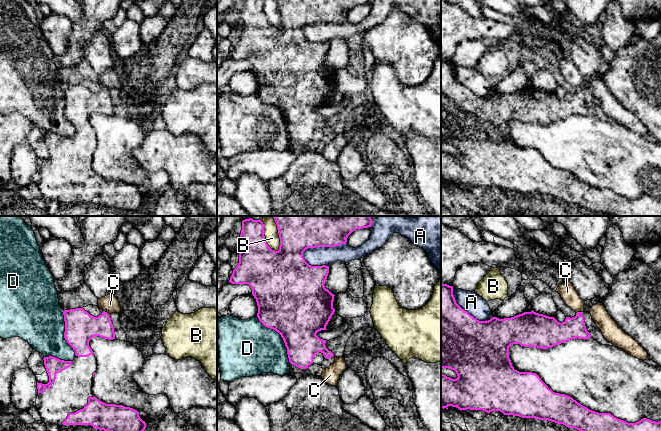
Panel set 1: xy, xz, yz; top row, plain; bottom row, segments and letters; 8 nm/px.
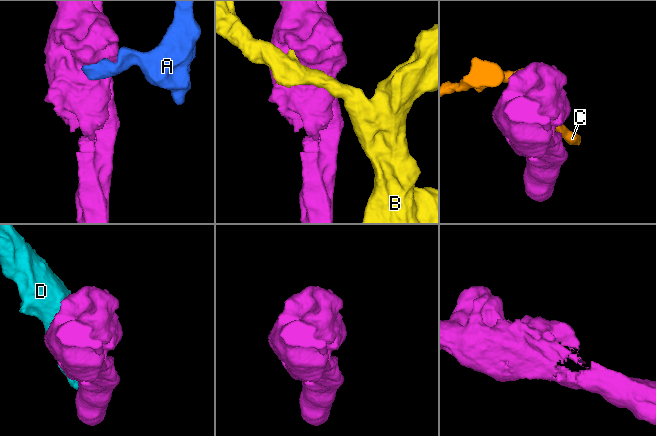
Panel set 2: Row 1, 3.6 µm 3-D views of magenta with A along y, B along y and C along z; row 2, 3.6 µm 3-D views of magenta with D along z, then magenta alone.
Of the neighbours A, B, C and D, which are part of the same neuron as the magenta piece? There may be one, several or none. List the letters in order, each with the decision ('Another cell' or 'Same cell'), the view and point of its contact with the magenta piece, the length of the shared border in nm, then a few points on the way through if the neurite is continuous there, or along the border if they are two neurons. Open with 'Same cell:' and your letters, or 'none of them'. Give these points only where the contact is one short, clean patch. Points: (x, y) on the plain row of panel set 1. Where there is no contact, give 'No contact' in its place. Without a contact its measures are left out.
Same cell: none of them
A: Another cell. Touches magenta at xz (322, 22). Shared border 380 nm
B: Another cell. Touches magenta at xz (265, 15). Shared border 260 nm
C: Another cell. Touches magenta at xy (106, 88). Shared border 70 nm. Boundary: xy (103, 86), (109, 91)
D: Another cell. Touches magenta at xz (281, 112). Shared border 480 nm

